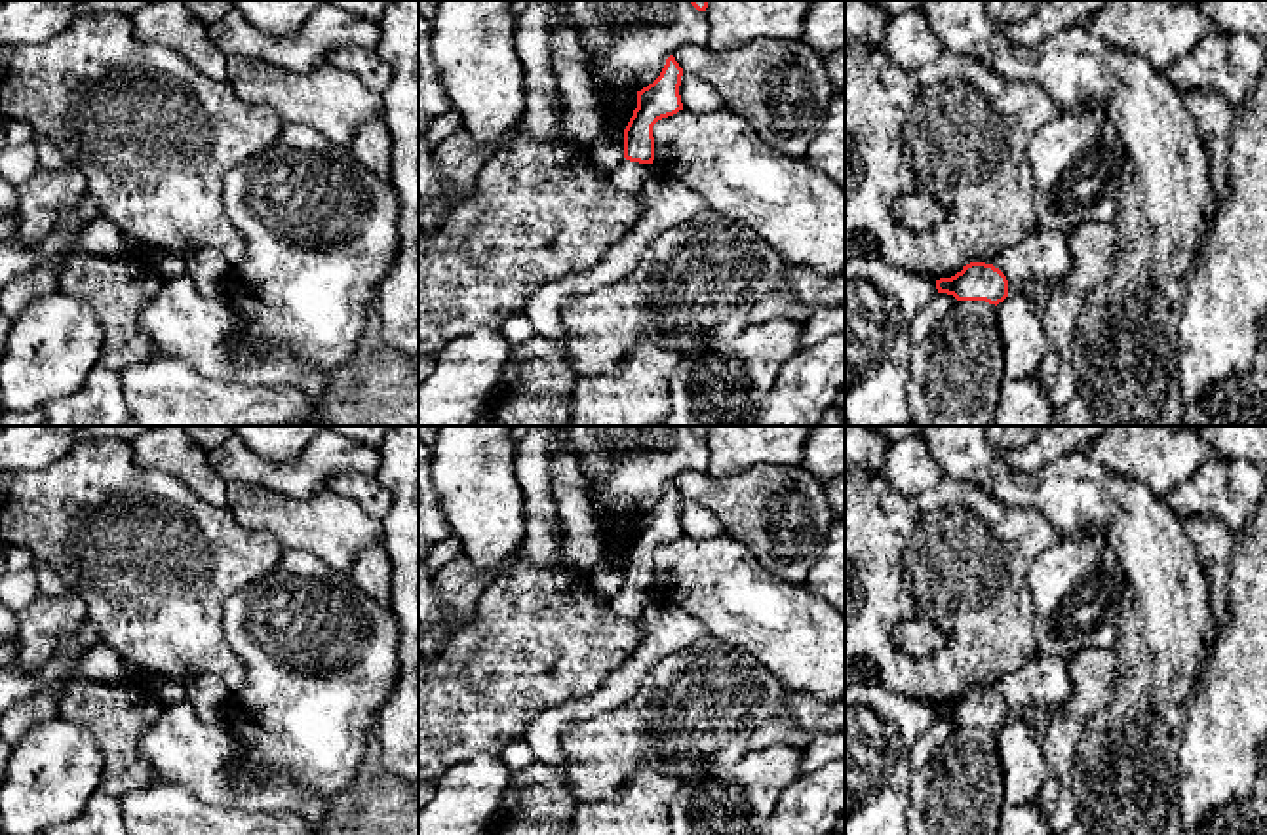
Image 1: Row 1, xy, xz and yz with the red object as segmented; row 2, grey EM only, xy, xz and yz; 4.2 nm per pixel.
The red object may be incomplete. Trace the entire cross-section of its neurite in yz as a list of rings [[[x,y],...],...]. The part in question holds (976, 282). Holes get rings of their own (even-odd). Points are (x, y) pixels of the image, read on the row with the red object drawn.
[[[1037,230],[991,264],[970,262],[955,276],[936,280],[936,289],[957,301],[985,301],[997,306],[1008,295],[1027,295],[1033,283],[1062,278],[1071,262],[1065,234]]]

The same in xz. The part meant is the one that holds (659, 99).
[[[670,55],[660,76],[637,91],[637,108],[624,129],[624,160],[607,175],[618,190],[630,196],[643,200],[643,184],[654,175],[653,126],[683,110],[681,76],[683,68]]]

